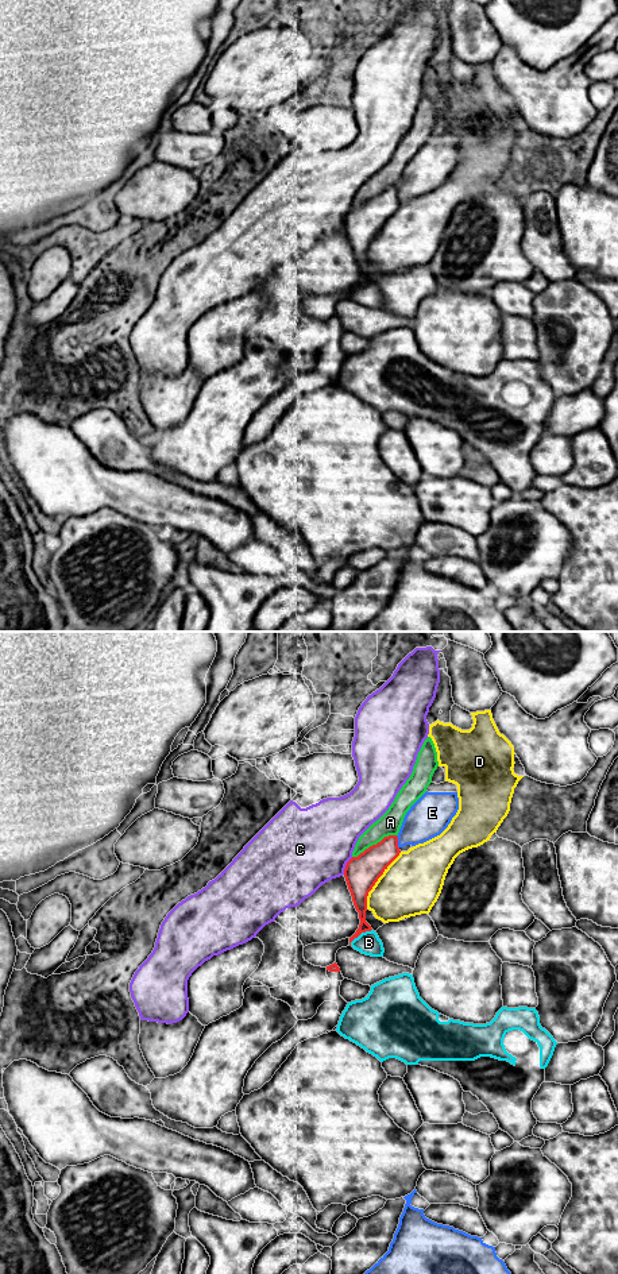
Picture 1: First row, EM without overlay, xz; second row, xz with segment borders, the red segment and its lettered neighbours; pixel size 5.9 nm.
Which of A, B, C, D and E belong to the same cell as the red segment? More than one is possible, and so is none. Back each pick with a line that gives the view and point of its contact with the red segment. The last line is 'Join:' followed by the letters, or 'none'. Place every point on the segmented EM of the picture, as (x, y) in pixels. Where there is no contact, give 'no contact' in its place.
Join: none

